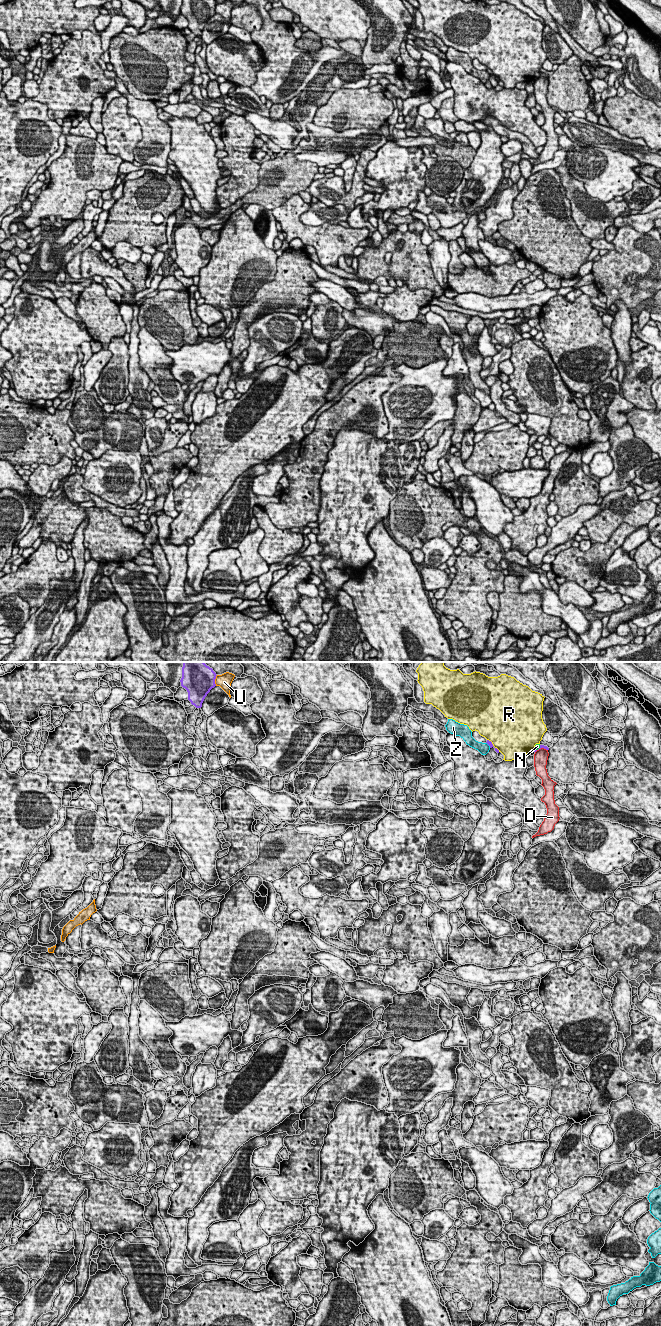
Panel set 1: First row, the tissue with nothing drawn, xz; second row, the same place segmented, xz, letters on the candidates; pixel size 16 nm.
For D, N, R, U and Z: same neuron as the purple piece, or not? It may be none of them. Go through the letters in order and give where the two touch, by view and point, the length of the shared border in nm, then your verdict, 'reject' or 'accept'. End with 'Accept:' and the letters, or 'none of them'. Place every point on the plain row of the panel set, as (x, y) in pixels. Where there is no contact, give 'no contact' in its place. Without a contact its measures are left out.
D: contact xz (541, 75); length 220 nm; reject
N: contact xz (538, 77); length 140 nm; reject
R: contact xz (492, 73); length 280 nm; reject
U: contact xz (214, 8); length 180 nm; reject
Z: contact xz (488, 72); length 120 nm; reject
Accept: none of them

